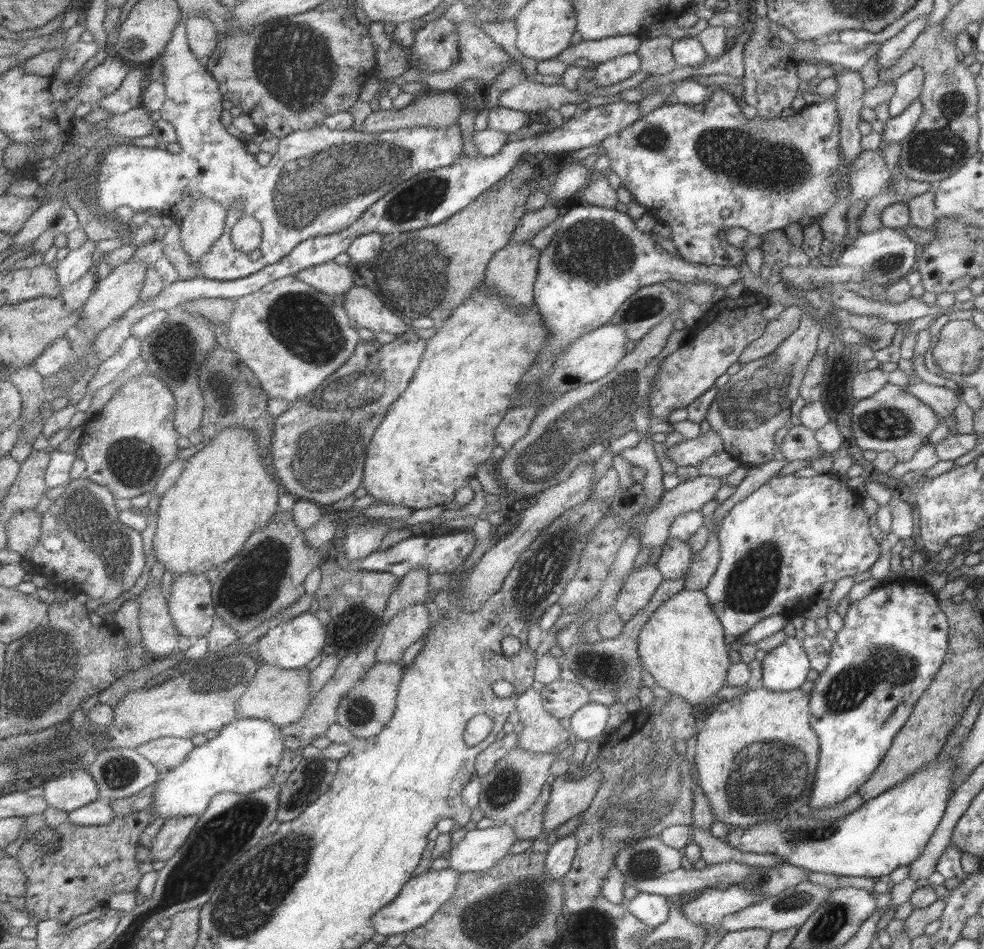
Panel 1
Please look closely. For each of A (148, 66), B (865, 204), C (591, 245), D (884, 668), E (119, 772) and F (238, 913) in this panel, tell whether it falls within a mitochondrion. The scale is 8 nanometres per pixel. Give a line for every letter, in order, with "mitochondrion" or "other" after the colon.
A: other
B: other
C: mitochondrion
D: mitochondrion
E: mitochondrion
F: mitochondrion

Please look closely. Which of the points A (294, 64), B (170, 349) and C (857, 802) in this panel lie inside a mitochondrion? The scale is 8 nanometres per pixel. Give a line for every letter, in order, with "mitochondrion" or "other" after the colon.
A: mitochondrion
B: mitochondrion
C: other

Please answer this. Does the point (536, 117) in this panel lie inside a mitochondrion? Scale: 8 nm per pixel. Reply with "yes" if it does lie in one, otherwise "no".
no

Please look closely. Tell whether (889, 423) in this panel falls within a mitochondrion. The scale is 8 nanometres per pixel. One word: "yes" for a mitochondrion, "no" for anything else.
yes

